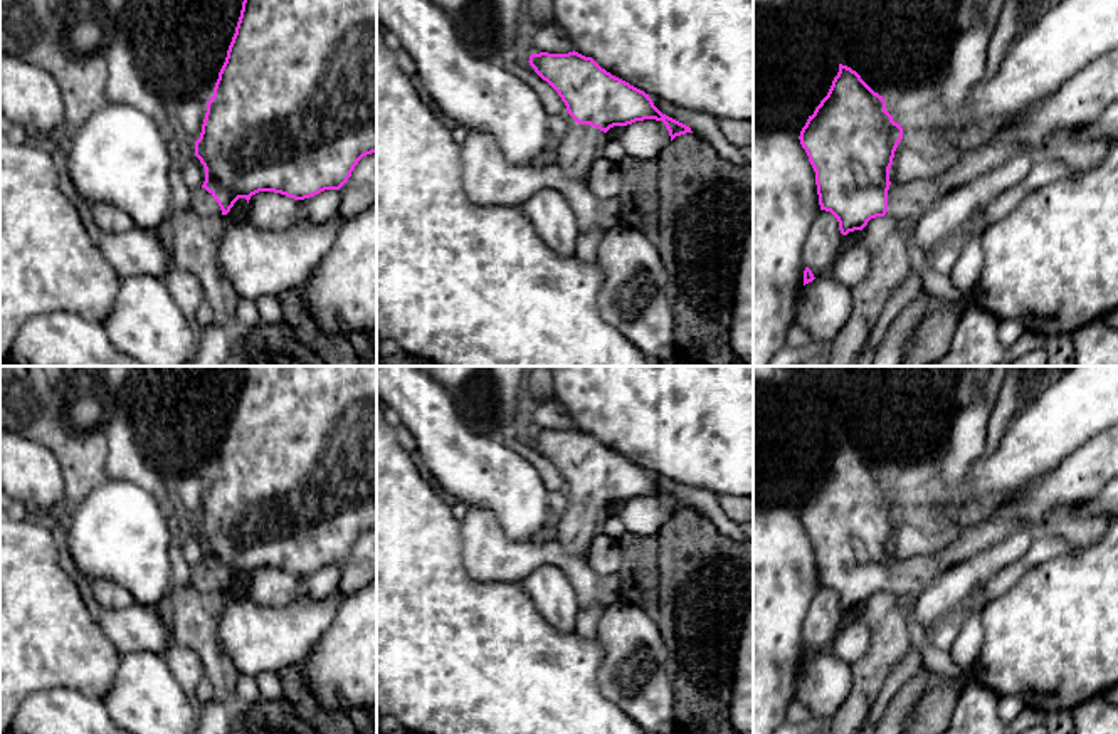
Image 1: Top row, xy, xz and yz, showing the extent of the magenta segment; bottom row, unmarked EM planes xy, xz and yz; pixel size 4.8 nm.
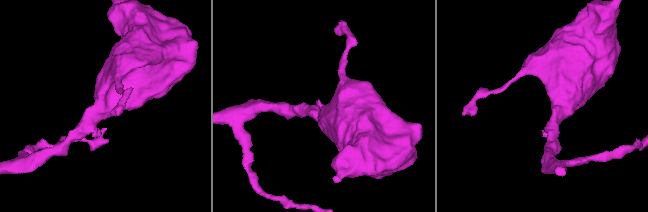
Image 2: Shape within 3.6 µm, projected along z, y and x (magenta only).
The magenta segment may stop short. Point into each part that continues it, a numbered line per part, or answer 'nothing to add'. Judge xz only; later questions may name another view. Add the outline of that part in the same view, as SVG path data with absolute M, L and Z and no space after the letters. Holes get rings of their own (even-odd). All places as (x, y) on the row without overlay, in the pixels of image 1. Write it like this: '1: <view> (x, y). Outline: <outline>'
1: xz (575, 529). Outline: M570 490L565 492L568 507L553 521L551 536L568 554L587 556L604 516L604 507L590 501L578 501Z

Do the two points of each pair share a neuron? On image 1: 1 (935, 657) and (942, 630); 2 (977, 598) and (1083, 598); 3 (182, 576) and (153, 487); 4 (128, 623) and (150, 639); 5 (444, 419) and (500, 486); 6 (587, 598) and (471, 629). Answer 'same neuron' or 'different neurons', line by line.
1: different neurons
2: different neurons
3: same neuron
4: same neuron
5: same neuron
6: different neurons

